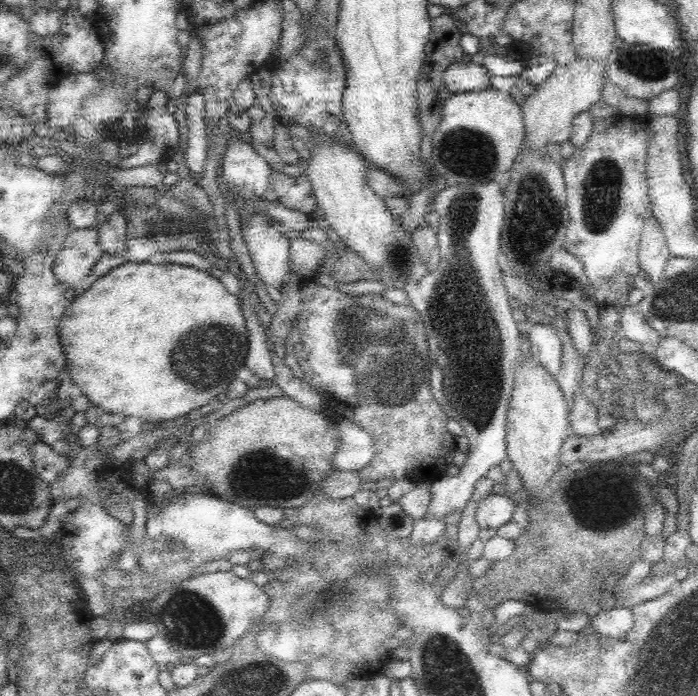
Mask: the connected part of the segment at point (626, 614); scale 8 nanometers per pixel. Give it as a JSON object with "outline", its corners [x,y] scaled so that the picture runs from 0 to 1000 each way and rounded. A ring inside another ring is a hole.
{"outline":[[[875,865],[864,869],[857,882],[845,888],[845,897],[851,899],[854,911],[877,917],[891,917],[900,911],[907,895],[905,874],[884,871]]]}

